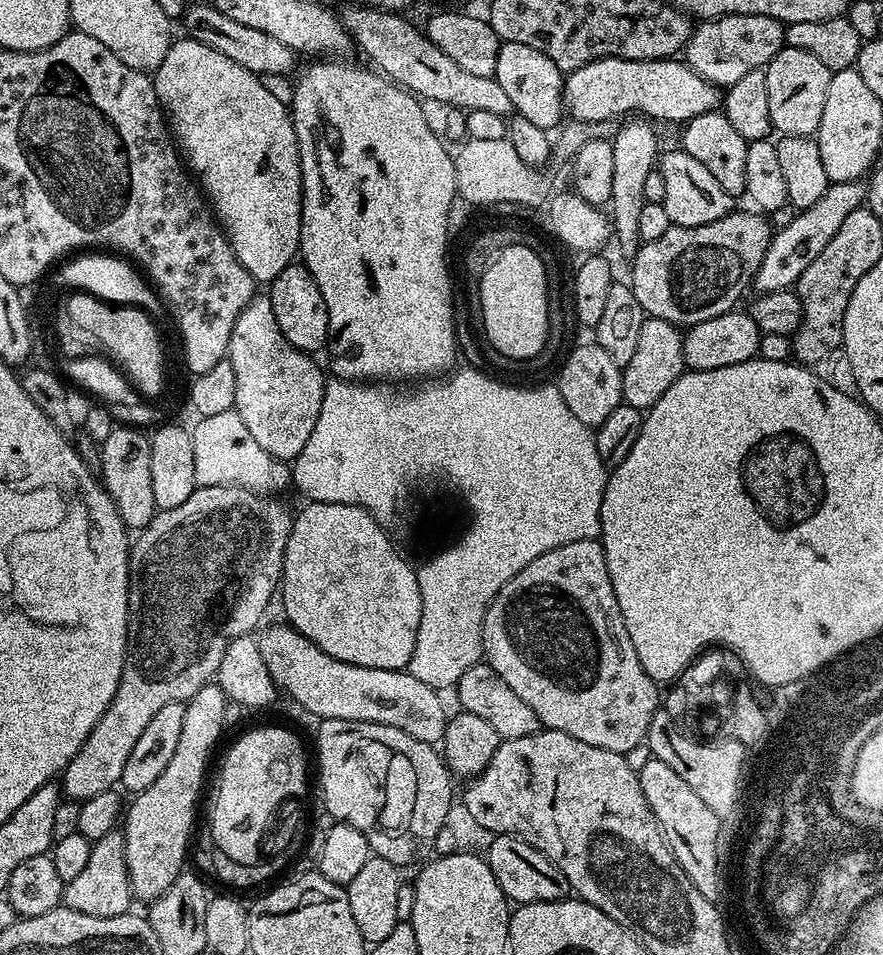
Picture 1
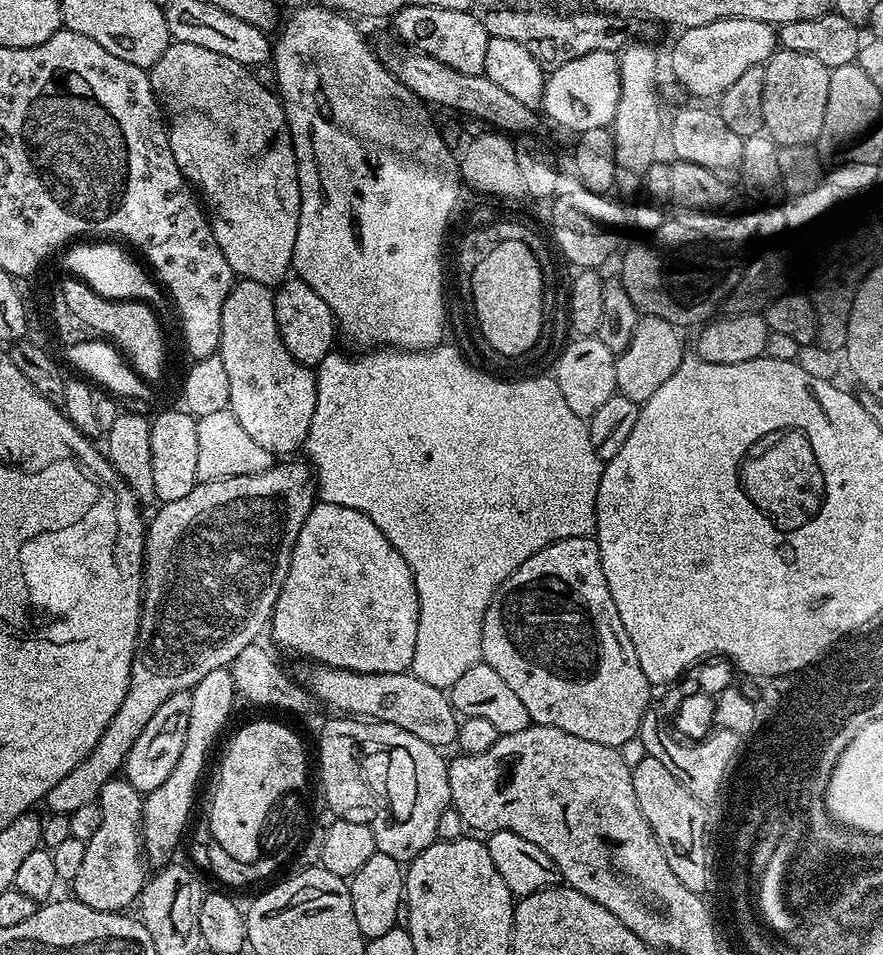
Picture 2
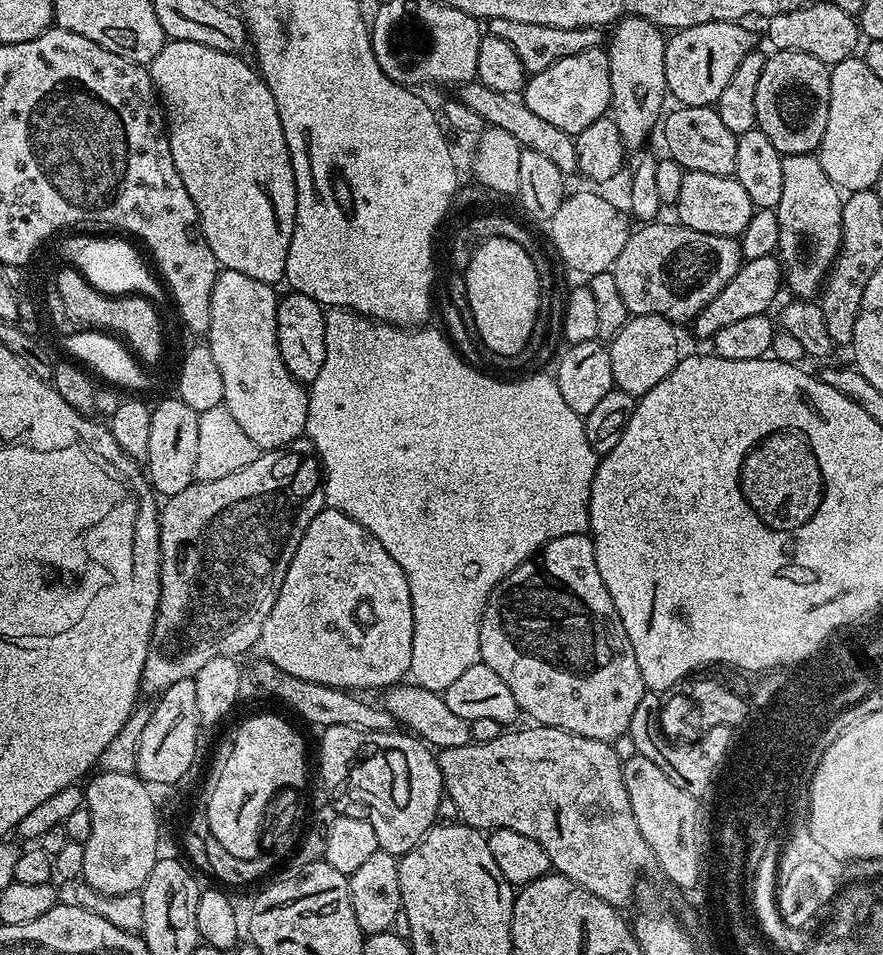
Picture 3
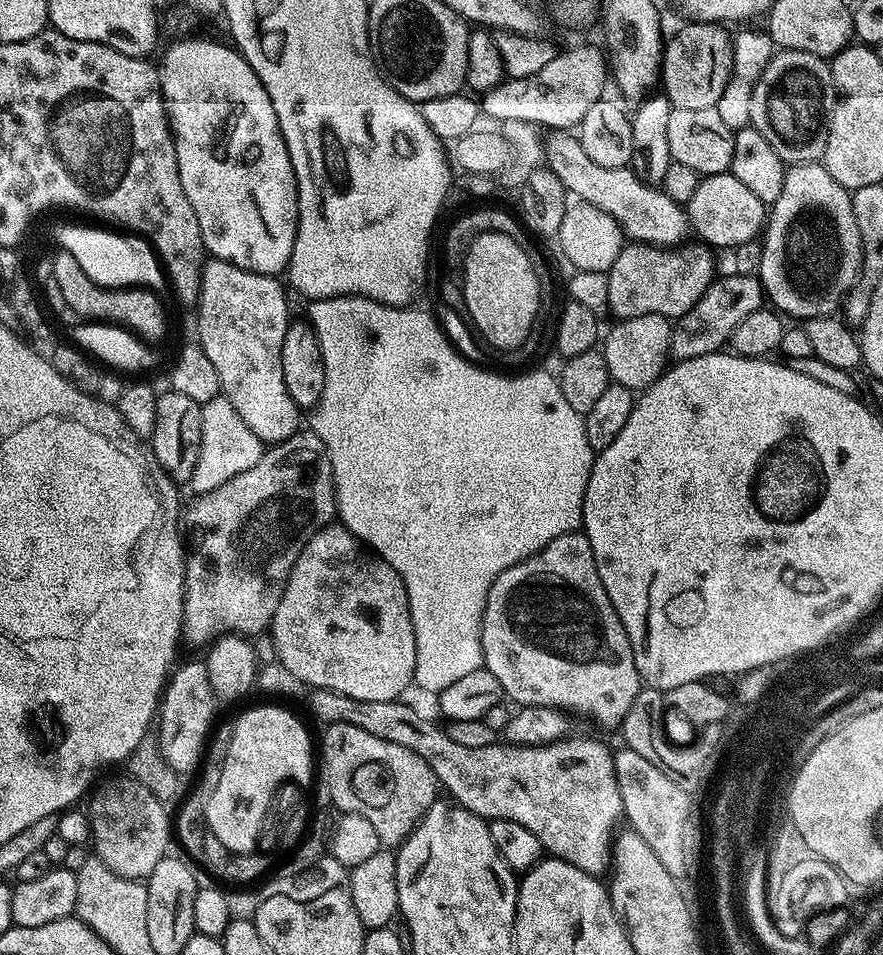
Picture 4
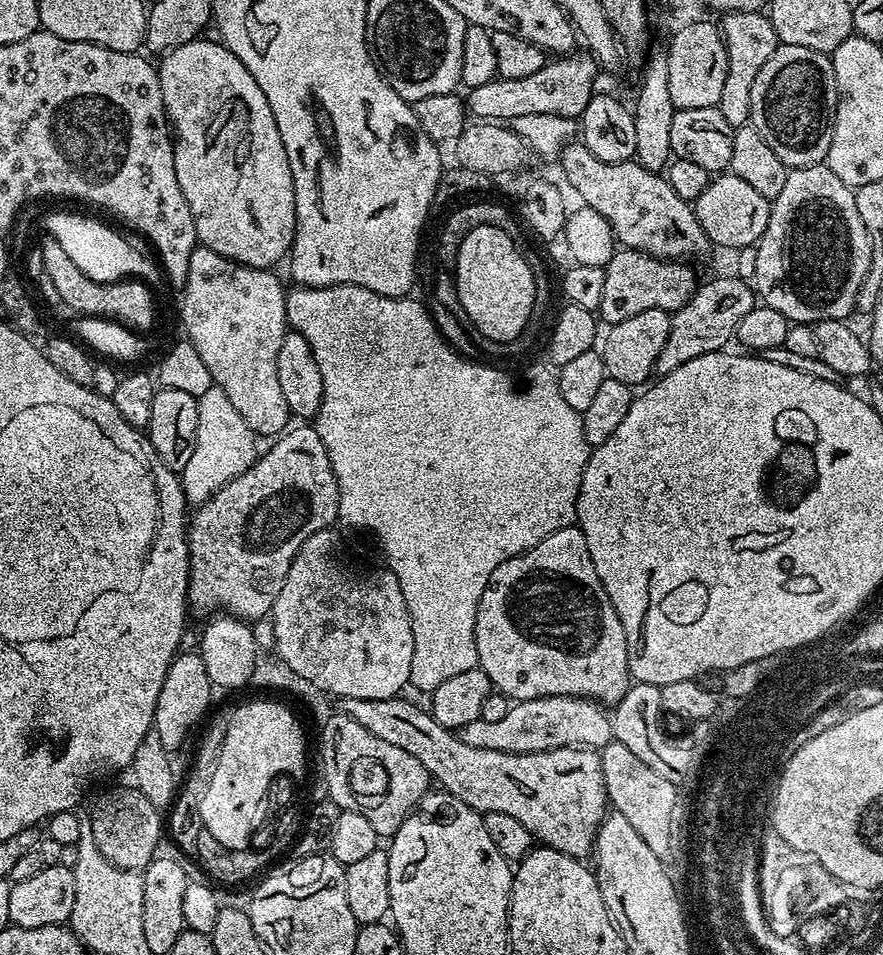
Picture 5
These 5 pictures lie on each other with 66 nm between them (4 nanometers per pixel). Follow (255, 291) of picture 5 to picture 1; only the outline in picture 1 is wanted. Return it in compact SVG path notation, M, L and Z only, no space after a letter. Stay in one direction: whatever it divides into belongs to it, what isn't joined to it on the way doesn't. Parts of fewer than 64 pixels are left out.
M267 294L253 296L252 301L242 310L242 314L238 314L238 322L234 322L234 334L230 338L226 358L234 366L234 386L236 387L236 407L234 411L242 418L242 422L246 422L246 430L250 430L254 442L258 442L258 446L262 446L265 457L272 459L273 456L274 459L285 460L285 462L295 460L298 454L302 454L302 446L306 446L306 442L310 442L310 434L314 434L314 422L318 422L318 414L322 410L326 372L324 376L323 370L312 361L315 359L309 353L298 350L294 346L290 346L290 342L286 342L282 330L278 330L278 322L274 322L274 306L270 306L270 298Z

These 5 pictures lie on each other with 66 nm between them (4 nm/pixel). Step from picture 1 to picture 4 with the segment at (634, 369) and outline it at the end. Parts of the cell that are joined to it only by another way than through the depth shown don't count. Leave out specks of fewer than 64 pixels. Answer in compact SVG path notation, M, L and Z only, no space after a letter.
M642 314L629 320L617 319L615 323L602 340L609 381L633 390L649 388L669 367L673 321L662 314Z

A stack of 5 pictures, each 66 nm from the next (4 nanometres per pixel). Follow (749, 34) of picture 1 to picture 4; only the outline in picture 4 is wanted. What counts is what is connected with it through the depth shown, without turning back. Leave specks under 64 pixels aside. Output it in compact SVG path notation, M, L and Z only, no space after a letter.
M688 22L676 33L667 37L664 46L664 62L660 65L662 92L673 108L682 110L706 110L715 108L728 76L732 72L733 37L727 27L718 24Z

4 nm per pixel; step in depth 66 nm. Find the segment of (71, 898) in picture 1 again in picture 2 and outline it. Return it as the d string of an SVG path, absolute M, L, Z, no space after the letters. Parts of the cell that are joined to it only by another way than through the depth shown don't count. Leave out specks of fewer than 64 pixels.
M114 778L102 786L99 798L102 823L98 826L94 838L86 842L85 854L82 857L82 864L78 869L77 876L70 881L70 888L73 888L75 899L81 900L86 906L90 906L99 912L124 912L137 903L140 899L140 892L144 889L146 871L146 857L142 851L142 821L144 819L144 796L130 782L123 778Z

